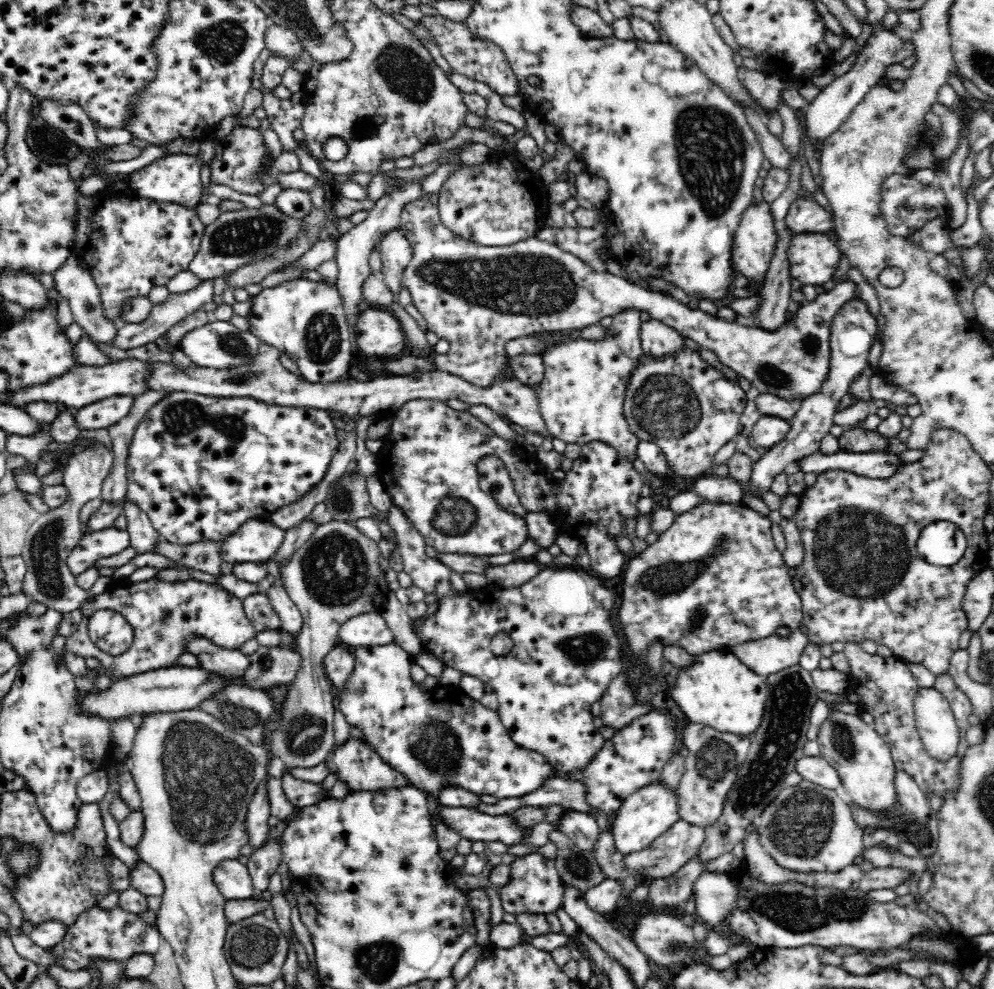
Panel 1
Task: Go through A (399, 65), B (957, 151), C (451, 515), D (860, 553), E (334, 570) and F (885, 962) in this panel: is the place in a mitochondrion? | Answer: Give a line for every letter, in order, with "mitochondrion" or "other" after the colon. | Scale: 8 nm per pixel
A: mitochondrion
B: other
C: mitochondrion
D: mitochondrion
E: mitochondrion
F: other

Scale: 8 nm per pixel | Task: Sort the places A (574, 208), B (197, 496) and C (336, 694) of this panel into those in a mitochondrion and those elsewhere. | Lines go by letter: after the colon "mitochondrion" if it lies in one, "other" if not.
A: other
B: other
C: other

